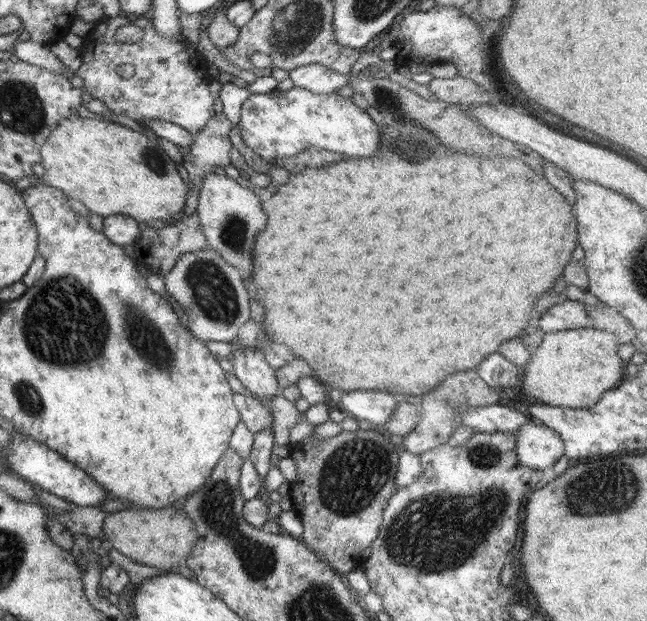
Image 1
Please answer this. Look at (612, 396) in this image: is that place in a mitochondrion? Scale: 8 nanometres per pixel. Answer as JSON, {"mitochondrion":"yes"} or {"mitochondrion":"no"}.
{"mitochondrion":"no"}

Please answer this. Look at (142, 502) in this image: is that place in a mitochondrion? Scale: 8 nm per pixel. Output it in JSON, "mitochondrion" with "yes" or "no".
{"mitochondrion":"no"}

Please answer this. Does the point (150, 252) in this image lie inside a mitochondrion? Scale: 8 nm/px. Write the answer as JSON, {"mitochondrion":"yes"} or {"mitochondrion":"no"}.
{"mitochondrion":"no"}

